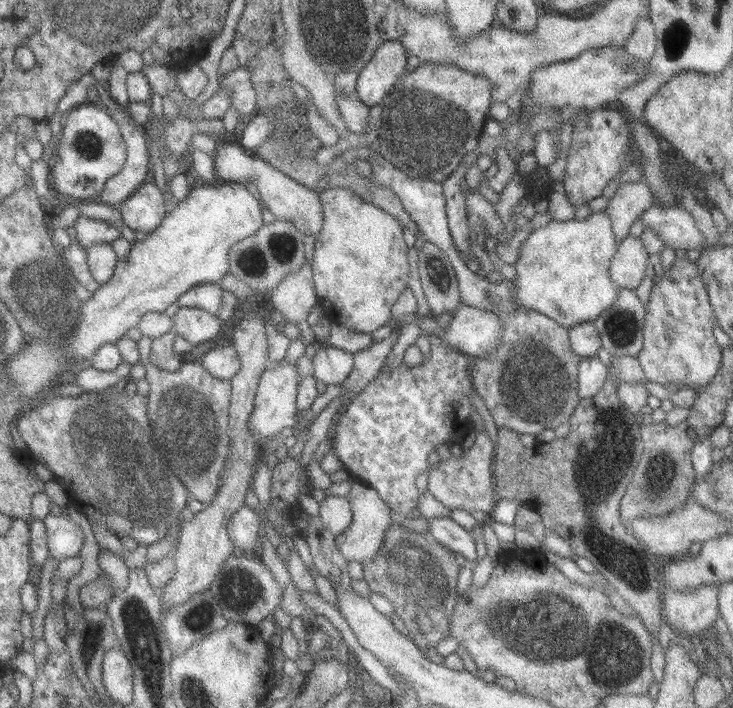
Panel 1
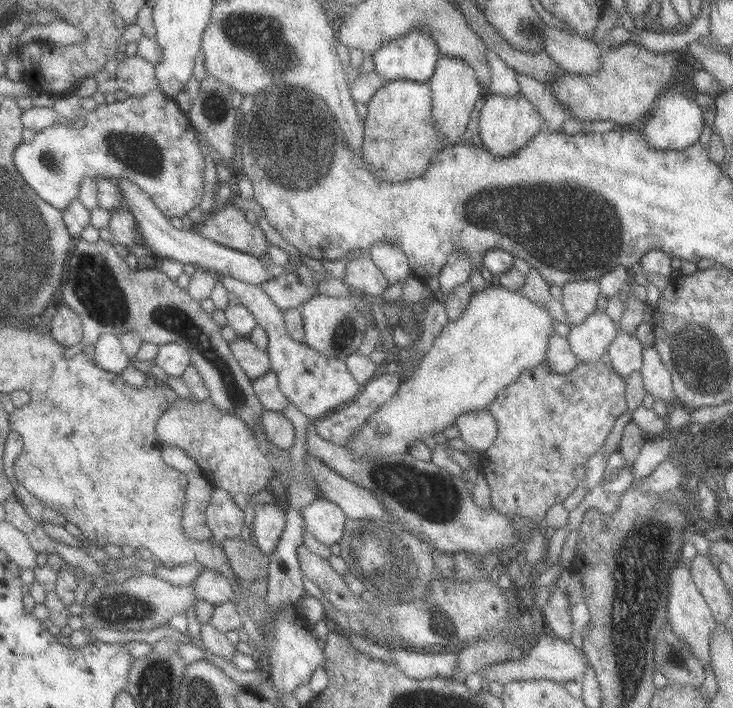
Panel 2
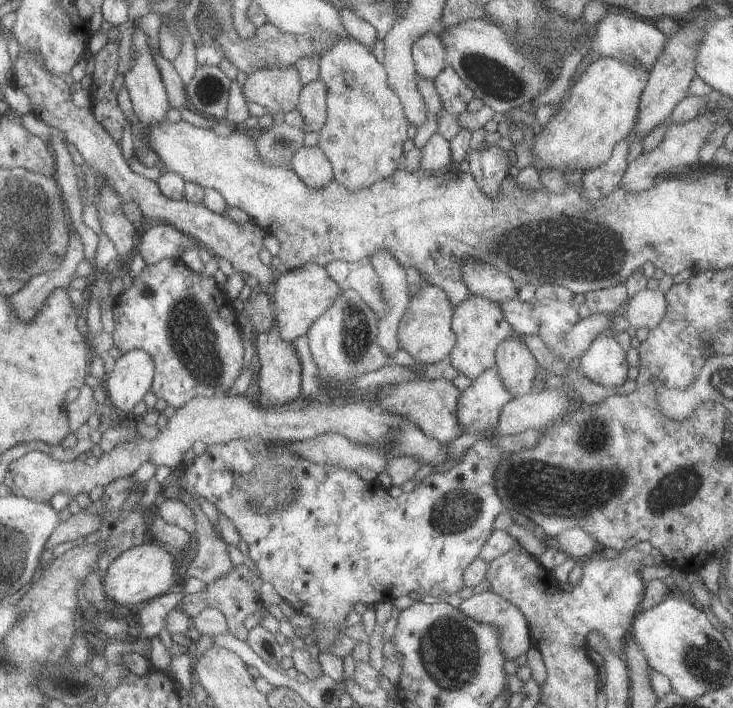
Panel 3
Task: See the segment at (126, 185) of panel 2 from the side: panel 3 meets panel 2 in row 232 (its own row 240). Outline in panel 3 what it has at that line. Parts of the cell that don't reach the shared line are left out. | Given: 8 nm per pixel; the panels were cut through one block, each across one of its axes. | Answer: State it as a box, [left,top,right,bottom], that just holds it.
[139,223,208,265]

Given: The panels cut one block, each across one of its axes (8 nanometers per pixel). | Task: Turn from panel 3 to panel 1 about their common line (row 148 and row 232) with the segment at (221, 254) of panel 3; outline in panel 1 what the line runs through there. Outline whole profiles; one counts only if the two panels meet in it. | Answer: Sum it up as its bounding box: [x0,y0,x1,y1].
[72,215,122,249]

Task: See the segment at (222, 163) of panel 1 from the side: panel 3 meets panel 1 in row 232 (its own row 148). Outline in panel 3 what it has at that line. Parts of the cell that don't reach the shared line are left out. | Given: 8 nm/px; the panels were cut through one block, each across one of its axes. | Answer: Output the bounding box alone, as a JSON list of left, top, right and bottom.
[289,148,333,189]

